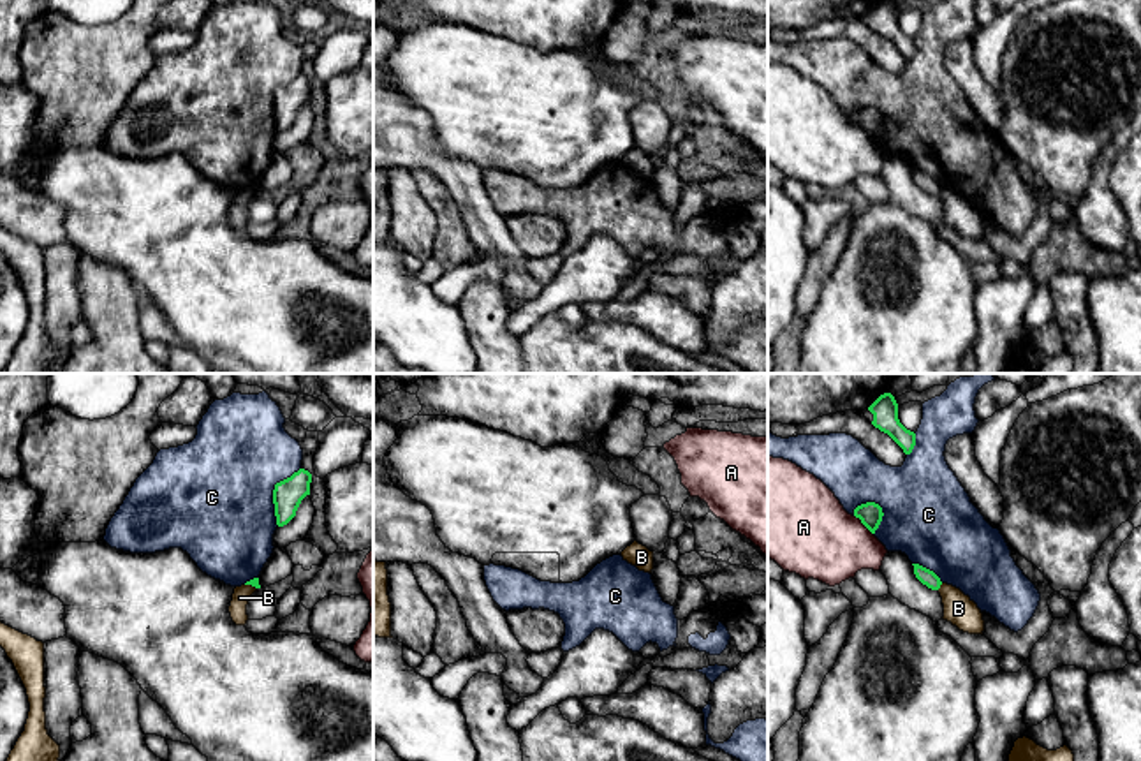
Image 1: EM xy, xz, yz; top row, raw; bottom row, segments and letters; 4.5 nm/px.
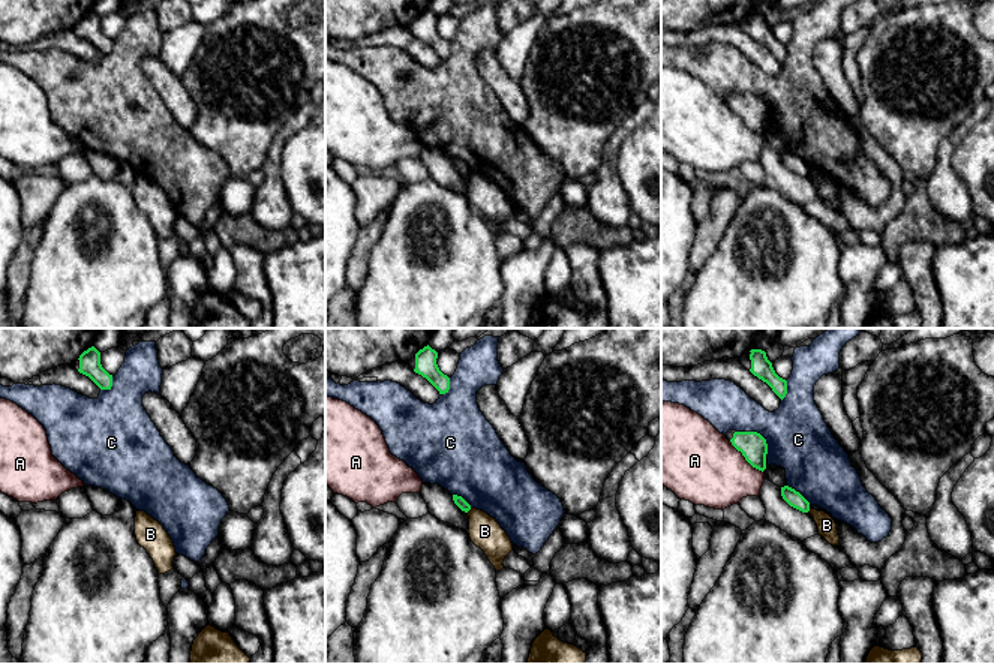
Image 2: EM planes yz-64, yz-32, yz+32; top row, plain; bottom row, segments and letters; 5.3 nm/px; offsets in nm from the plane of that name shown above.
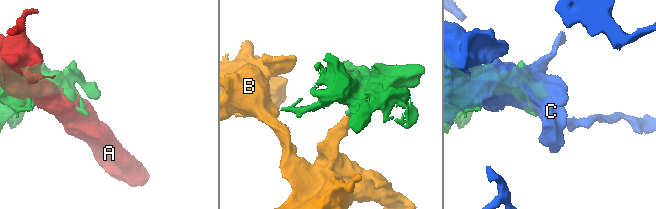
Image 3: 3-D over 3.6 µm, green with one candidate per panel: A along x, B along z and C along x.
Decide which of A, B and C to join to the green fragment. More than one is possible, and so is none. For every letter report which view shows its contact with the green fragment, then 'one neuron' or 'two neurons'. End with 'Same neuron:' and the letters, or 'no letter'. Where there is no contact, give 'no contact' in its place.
A: yz | two neurons
B: yz | two neurons
C: xy | two neurons
Same neuron: no letter

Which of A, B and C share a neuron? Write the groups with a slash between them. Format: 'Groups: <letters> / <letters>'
Groups: A / B / C

